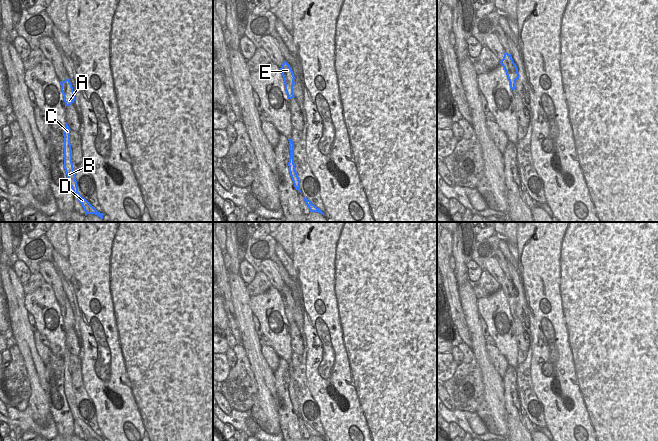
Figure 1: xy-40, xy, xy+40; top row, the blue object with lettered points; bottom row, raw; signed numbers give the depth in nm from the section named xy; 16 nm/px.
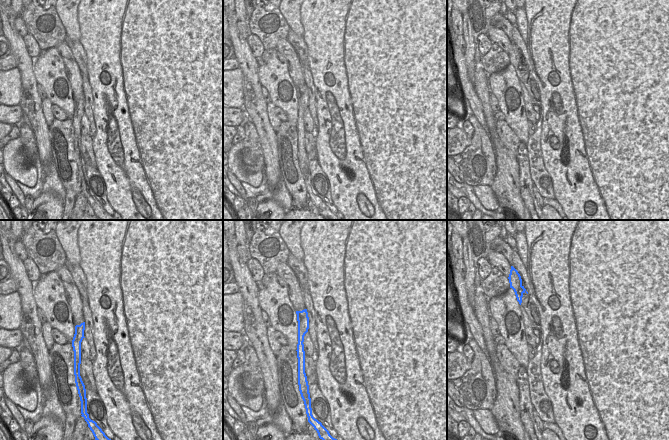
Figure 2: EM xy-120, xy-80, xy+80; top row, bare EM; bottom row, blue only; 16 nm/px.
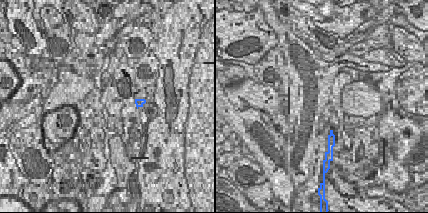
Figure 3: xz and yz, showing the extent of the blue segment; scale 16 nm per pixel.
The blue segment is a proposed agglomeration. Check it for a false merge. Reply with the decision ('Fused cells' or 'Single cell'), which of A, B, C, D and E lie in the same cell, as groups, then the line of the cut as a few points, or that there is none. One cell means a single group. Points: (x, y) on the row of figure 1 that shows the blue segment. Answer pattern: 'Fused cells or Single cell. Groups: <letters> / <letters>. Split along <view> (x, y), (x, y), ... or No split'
Single cell. Groups: A B C D E. No split

